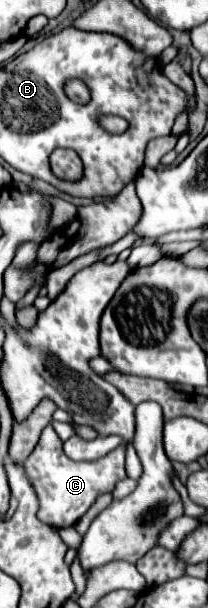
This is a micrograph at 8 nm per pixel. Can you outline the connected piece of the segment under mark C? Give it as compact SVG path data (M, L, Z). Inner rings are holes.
M45 426L41 432L41 438L35 446L35 450L29 454L29 458L23 464L27 478L31 486L35 488L37 500L39 500L39 520L45 524L51 524L53 528L67 528L75 526L77 520L91 508L91 504L97 500L97 496L113 492L115 484L123 478L125 474L125 444L117 446L109 454L105 454L99 460L91 462L73 462L71 458L65 456L63 452L63 442L55 434L53 426Z

